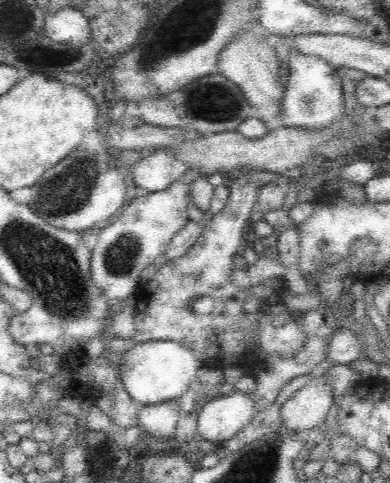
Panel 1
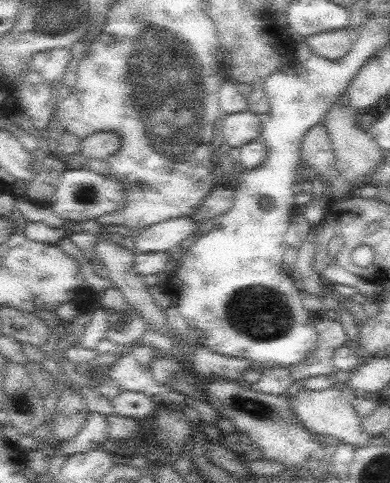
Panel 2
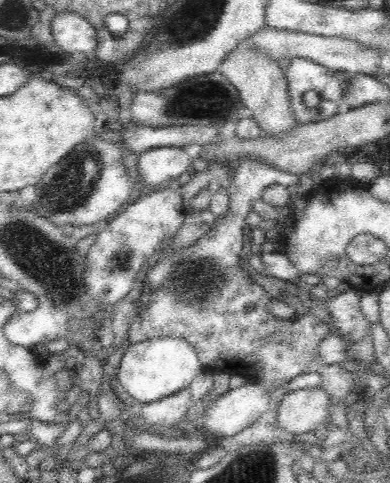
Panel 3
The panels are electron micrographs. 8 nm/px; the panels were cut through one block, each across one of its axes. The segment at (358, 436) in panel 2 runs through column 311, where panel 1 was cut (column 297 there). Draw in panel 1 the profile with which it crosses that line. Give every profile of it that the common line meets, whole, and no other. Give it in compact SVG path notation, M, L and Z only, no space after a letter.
M324 376L312 378L292 398L282 398L282 424L300 436L310 430L324 428L324 420L332 406L332 388Z

